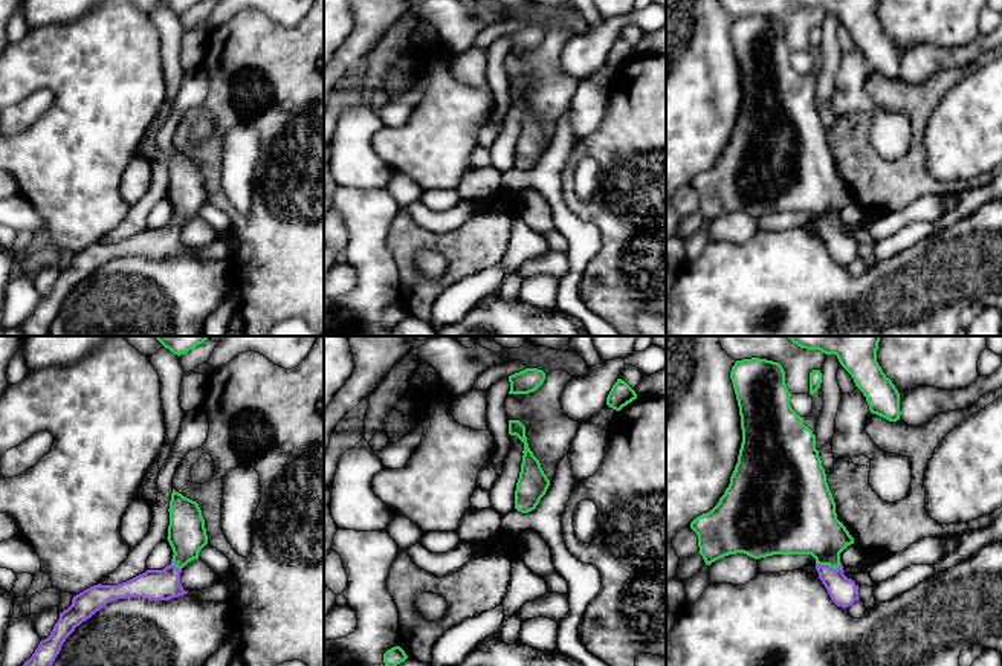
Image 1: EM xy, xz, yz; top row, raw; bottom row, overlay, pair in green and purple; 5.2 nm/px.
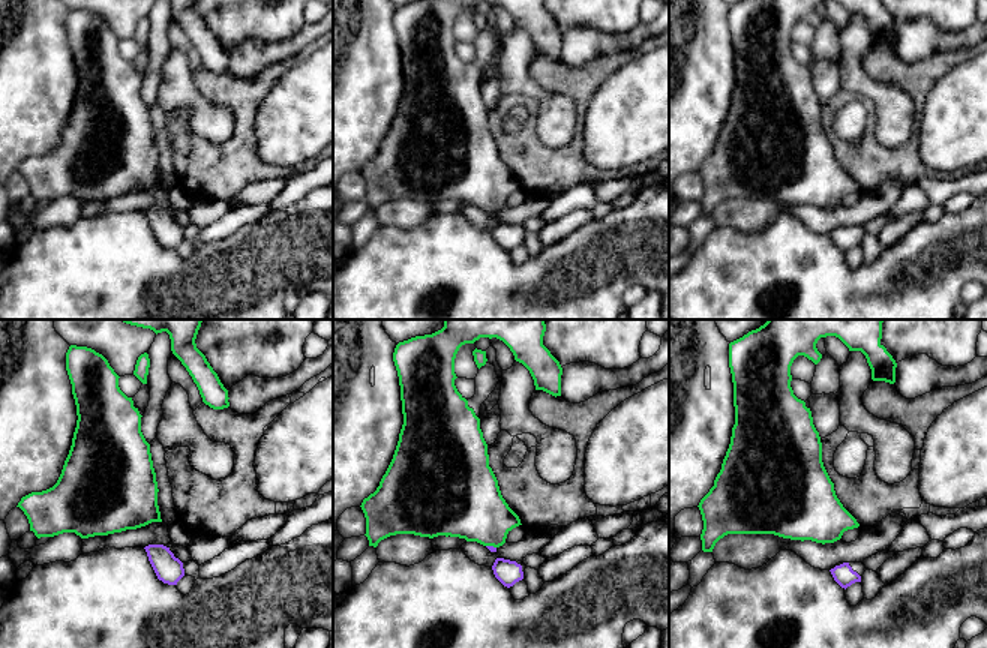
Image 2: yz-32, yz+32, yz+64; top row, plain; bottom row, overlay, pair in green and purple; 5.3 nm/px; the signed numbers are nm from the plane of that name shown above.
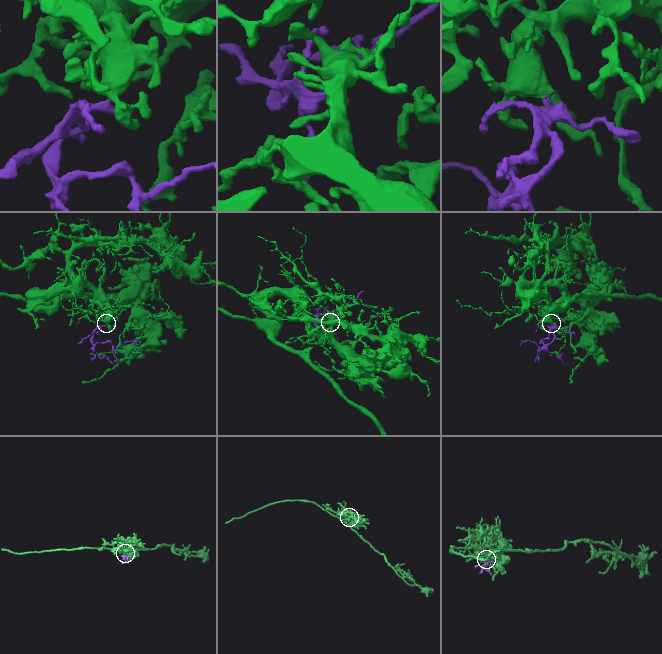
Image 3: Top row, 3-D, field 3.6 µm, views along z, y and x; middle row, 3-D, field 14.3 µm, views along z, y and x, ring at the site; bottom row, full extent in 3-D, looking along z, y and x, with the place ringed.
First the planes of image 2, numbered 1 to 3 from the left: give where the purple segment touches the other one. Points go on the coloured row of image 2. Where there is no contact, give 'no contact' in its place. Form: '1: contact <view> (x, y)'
1: no contact
2: contact yz+32 (491, 545)
3: no contact

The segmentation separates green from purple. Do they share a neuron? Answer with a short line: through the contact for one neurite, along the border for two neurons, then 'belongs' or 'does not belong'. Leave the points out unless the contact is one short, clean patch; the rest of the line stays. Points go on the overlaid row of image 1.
yz (805, 523), (825, 543), (828, 564), (833, 579), (843, 591) | belongs

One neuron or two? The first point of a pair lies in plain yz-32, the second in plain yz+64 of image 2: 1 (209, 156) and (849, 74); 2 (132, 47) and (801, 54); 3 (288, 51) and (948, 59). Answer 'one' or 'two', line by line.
1: two
2: one
3: two

